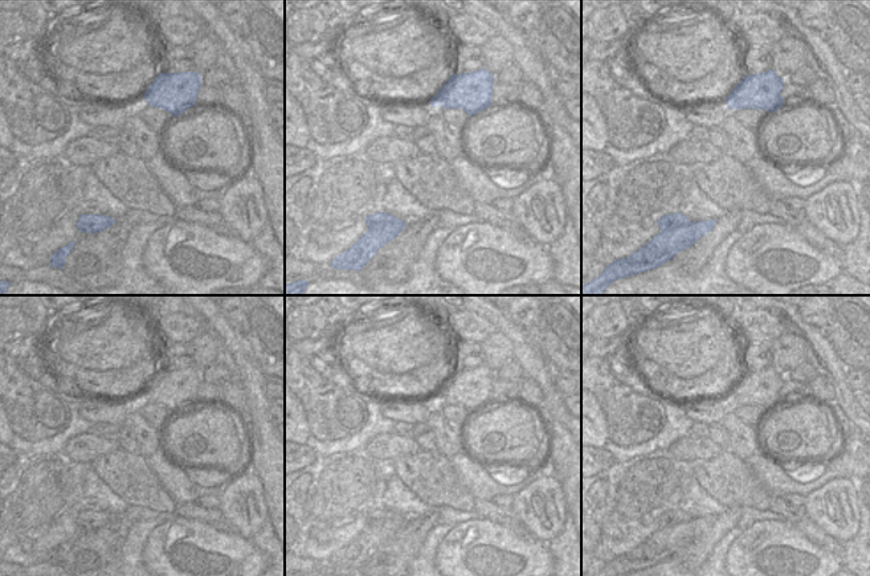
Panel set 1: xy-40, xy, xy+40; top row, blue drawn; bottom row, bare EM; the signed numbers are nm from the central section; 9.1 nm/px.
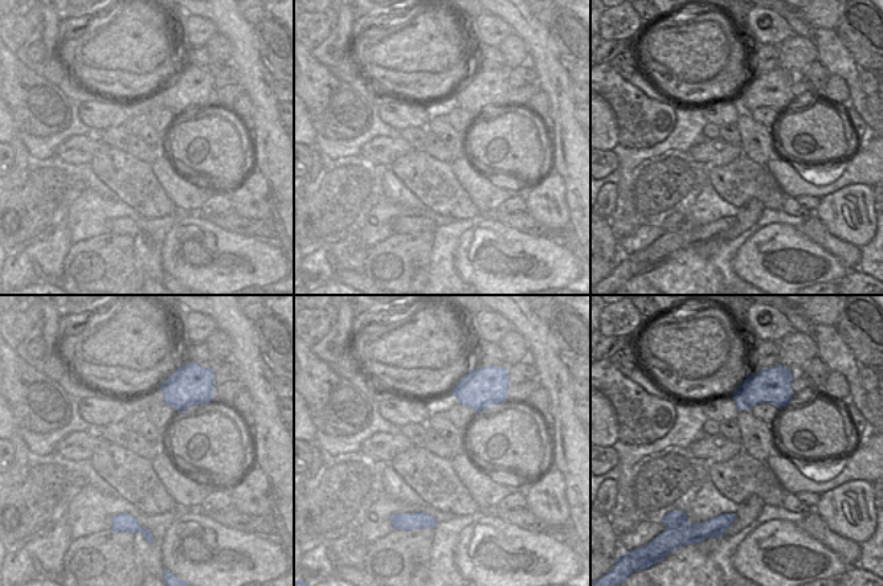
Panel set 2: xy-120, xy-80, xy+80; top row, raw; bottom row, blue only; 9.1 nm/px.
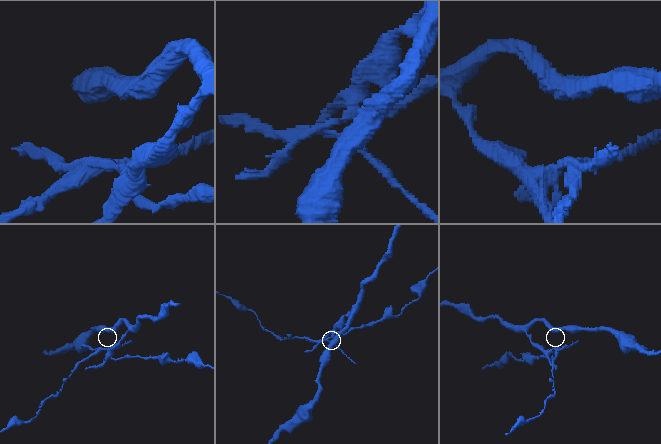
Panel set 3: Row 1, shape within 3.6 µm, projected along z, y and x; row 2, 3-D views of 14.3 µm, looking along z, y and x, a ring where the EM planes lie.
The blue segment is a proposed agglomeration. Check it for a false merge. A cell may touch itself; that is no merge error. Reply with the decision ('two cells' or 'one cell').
two cells

